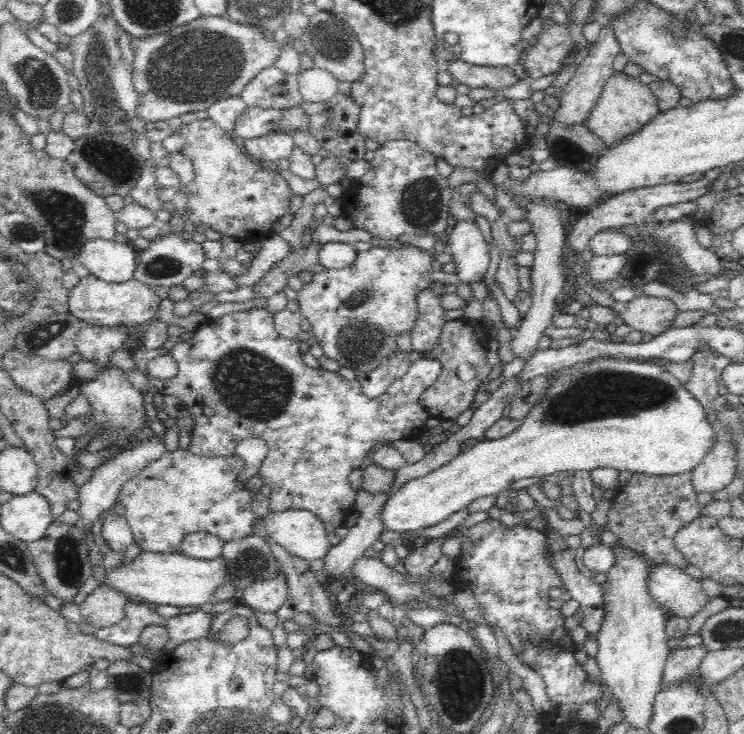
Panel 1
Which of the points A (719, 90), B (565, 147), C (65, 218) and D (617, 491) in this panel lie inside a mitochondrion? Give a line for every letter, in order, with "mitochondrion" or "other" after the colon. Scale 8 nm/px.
A: other
B: mitochondrion
C: mitochondrion
D: other

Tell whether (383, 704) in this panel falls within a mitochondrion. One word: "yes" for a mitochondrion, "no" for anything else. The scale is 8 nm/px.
no

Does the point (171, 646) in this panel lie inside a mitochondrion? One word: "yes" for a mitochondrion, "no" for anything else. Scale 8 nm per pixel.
no

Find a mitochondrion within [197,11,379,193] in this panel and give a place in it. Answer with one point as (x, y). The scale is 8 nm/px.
(330, 39)

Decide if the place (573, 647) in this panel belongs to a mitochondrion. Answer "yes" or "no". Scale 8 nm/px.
no

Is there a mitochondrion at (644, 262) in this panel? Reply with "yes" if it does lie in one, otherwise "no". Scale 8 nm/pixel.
yes

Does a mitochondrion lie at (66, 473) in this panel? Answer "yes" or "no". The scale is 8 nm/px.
no

